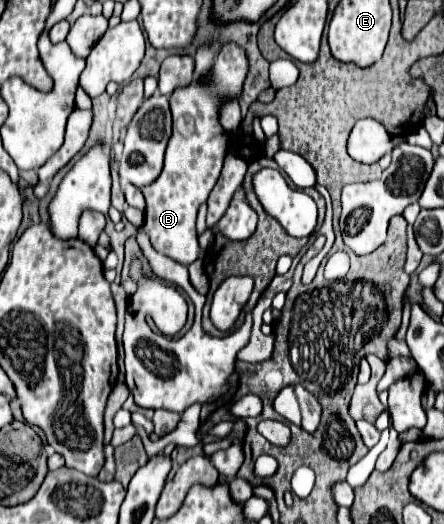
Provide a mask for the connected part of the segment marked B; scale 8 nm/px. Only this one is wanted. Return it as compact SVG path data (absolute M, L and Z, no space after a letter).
M226 44L220 50L206 82L192 82L190 88L178 88L178 92L170 96L174 130L168 140L160 176L142 188L146 198L146 218L138 232L146 232L158 252L186 266L204 256L204 250L196 238L196 214L220 176L228 148L228 134L218 122L218 106L222 100L236 98L240 94L246 70L246 52L236 44Z

